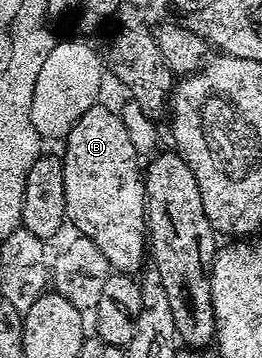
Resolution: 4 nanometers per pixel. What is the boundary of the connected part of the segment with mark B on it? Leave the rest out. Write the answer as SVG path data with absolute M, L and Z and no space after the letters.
M98 103L88 109L71 127L63 142L63 183L65 184L65 216L82 237L91 239L107 259L110 270L130 275L140 274L147 261L147 222L145 220L145 182L139 156L131 145L127 127L120 112L104 109Z

